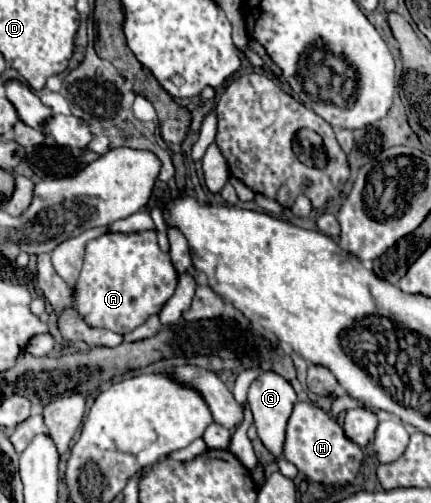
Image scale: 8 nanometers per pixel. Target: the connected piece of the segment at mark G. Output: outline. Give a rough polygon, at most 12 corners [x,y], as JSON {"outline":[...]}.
{"outline":[[262,372],[248,390],[260,440],[280,472],[298,468],[284,460],[286,422],[296,402],[288,380]]}

